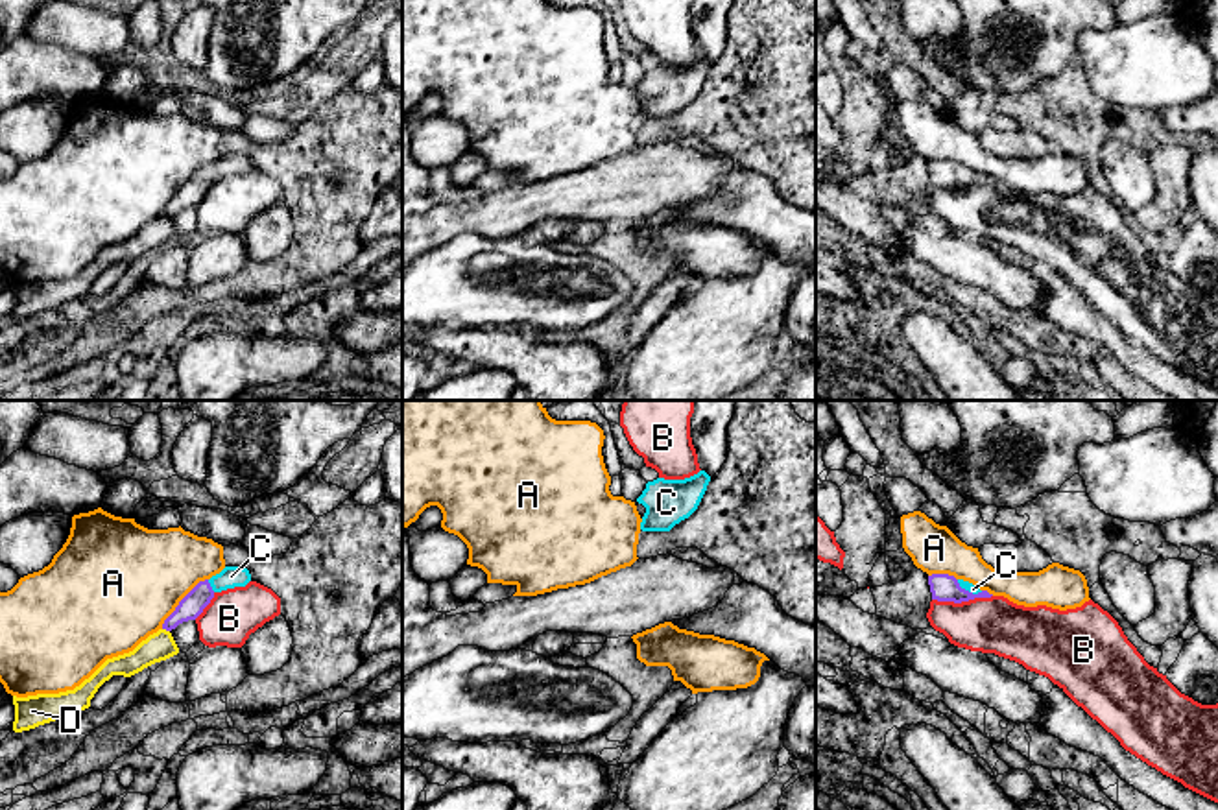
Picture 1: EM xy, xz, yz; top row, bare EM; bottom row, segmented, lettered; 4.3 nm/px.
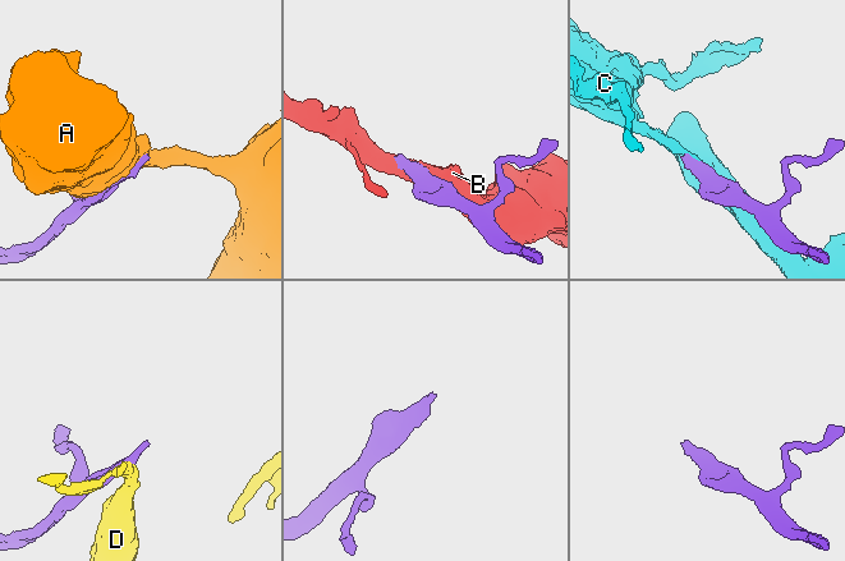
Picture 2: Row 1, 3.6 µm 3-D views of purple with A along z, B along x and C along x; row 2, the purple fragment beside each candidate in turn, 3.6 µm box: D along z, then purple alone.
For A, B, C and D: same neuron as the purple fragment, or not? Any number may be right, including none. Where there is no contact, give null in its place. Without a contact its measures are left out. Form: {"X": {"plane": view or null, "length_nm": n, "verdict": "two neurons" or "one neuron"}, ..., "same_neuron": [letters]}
{"A": {"plane": "xy", "length_nm": 300, "verdict": "two neurons"}, "B": {"plane": "yz", "length_nm": 260, "verdict": "two neurons"}, "C": {"plane": "xy", "length_nm": 70, "verdict": "one neuron"}, "D": {"plane": "xy", "length_nm": 40, "verdict": "two neurons"}, "same_neuron": ["C"]}

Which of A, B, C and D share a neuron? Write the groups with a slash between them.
A / B / C / D

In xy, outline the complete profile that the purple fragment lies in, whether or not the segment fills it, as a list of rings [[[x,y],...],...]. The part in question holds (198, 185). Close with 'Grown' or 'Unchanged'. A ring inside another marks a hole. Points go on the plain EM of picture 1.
[[[225,153],[210,166],[199,168],[175,194],[175,197],[164,207],[162,216],[172,218],[179,210],[196,207],[203,196],[210,190],[216,179],[245,173],[251,168],[251,161],[244,153]]]. Grown

